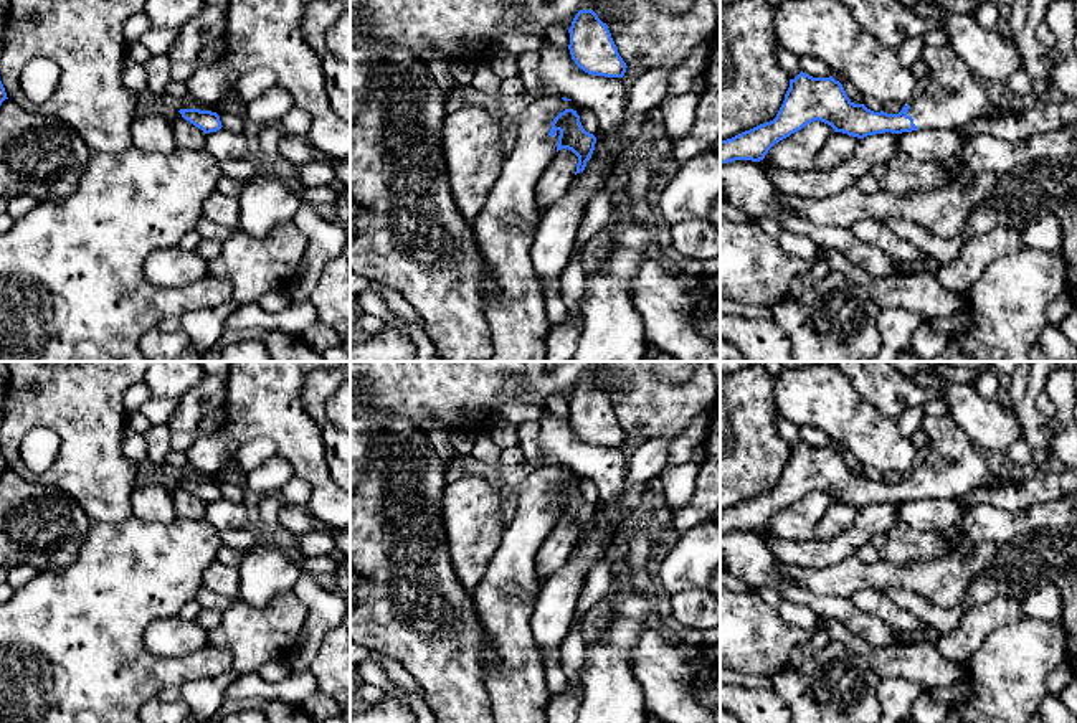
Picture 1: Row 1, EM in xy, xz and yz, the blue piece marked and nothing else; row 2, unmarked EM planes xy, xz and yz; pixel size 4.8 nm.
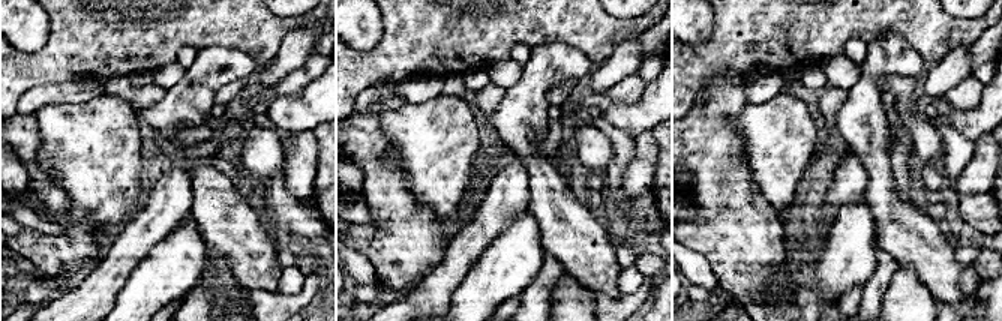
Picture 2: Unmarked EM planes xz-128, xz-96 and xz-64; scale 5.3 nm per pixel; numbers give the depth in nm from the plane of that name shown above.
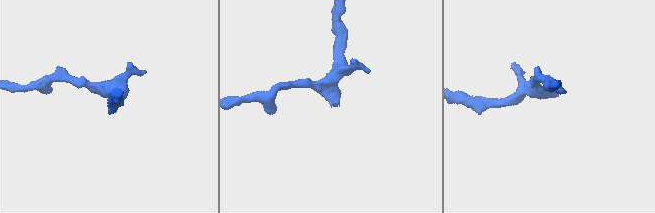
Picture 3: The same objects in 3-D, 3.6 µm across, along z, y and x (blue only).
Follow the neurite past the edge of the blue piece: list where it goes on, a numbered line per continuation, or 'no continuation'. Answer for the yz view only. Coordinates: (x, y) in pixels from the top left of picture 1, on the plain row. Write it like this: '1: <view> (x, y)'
1: yz (952, 466)

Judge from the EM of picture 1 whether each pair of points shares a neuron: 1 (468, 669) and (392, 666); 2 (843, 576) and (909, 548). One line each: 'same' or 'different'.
1: different
2: different

